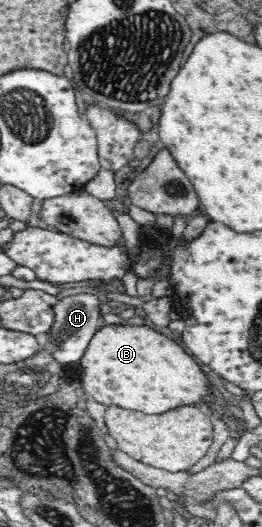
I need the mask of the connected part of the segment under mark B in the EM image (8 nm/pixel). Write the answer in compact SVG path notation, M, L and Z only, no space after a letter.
M107 325L97 330L91 338L83 357L80 360L84 392L94 401L108 406L118 406L148 415L160 415L170 412L178 406L194 406L213 402L211 390L214 385L208 375L202 371L199 361L188 355L186 350L174 339L156 331L148 325Z

